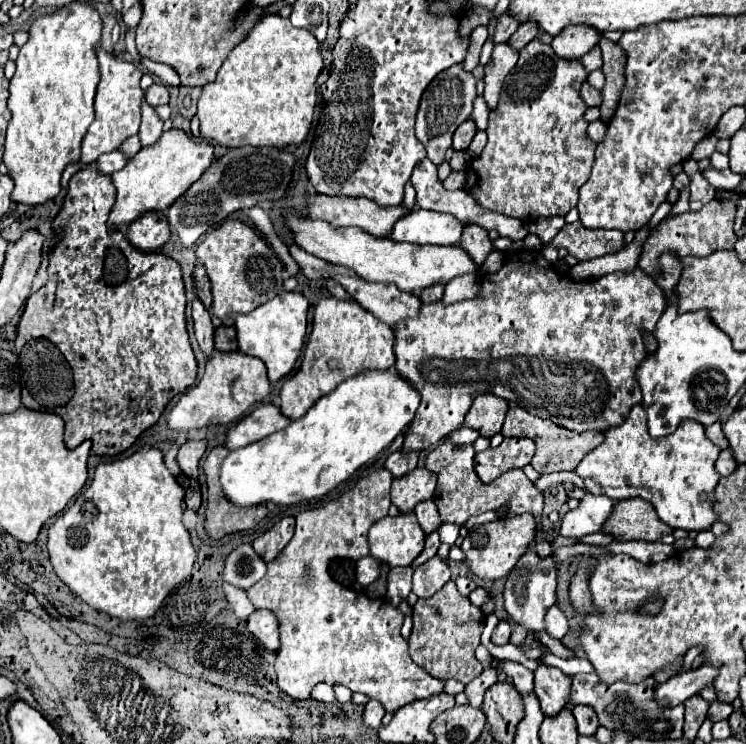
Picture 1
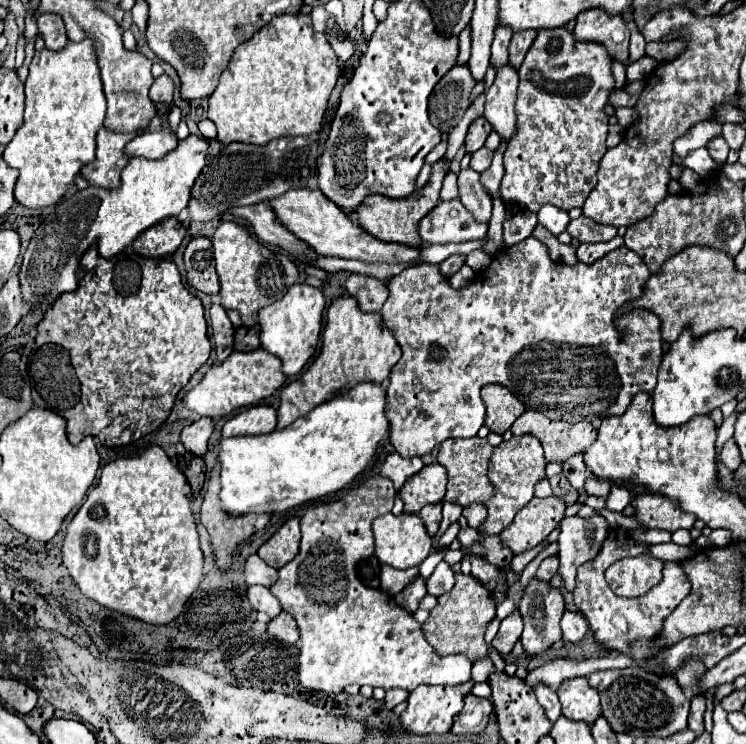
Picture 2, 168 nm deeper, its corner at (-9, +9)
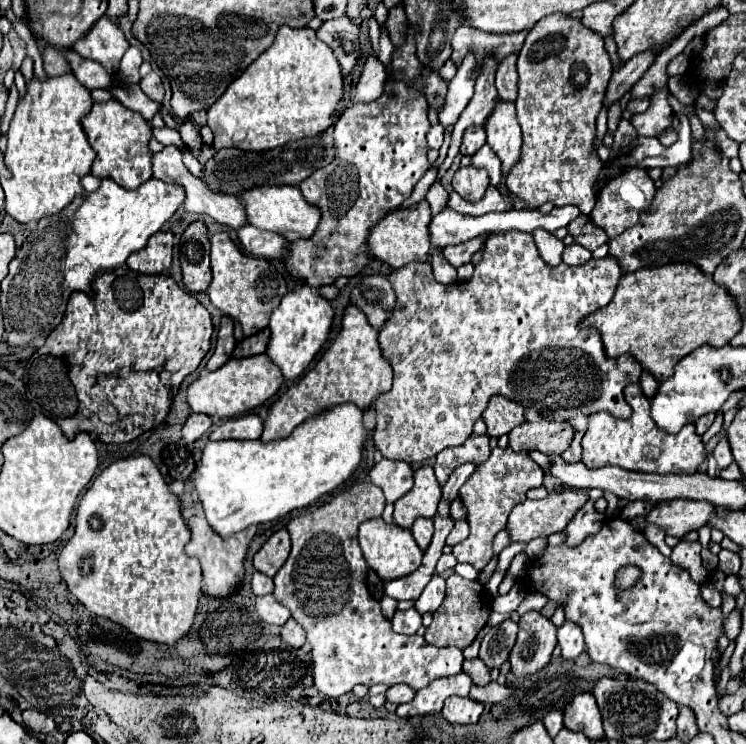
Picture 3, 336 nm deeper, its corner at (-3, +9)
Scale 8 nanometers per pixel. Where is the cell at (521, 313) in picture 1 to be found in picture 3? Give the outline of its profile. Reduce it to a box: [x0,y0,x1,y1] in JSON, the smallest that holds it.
[374,232,642,464]

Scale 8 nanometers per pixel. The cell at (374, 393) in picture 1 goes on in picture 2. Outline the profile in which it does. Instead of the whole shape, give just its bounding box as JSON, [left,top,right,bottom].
[220,384,388,516]

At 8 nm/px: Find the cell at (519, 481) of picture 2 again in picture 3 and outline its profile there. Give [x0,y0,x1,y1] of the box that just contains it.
[452,448,544,572]

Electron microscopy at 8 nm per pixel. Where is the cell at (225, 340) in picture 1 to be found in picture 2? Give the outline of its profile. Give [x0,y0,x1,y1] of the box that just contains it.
[234,324,260,352]

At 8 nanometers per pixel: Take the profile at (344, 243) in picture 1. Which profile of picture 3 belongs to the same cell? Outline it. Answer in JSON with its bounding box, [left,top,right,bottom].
[240,186,320,242]

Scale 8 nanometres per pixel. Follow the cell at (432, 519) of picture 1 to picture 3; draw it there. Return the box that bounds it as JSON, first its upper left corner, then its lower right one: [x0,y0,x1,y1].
[412,518,434,550]

